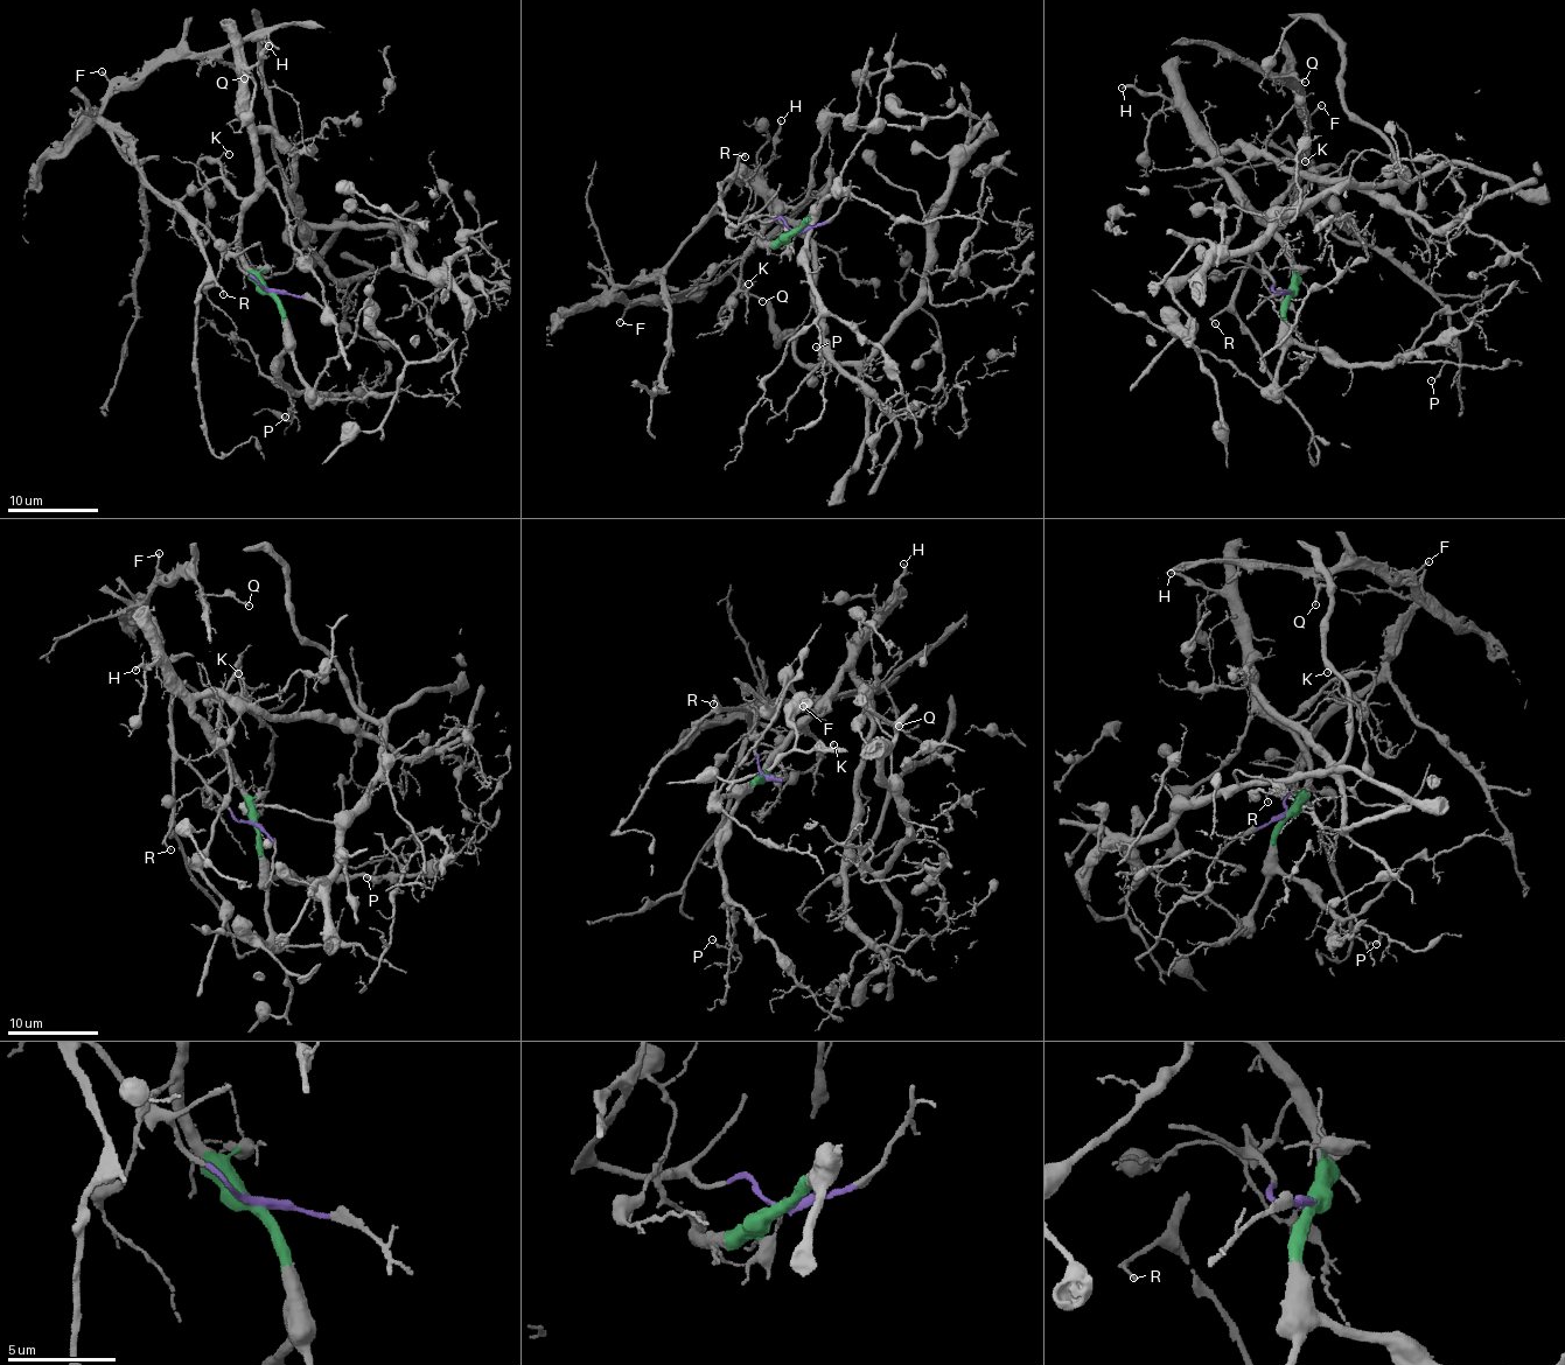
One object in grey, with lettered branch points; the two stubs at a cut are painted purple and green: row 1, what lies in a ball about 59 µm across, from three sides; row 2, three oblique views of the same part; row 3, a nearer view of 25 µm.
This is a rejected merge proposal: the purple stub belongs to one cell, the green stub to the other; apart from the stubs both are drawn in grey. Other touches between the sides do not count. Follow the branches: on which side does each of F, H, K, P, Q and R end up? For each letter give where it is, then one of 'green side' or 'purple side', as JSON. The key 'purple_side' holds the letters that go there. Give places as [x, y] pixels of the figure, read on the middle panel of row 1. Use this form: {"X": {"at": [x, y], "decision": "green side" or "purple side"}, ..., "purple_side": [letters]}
{"F": {"at": [620, 322], "decision": "purple side"}, "H": {"at": [781, 120], "decision": "green side"}, "K": {"at": [748, 284], "decision": "green side"}, "P": {"at": [816, 347], "decision": "green side"}, "Q": {"at": [762, 301], "decision": "purple side"}, "R": {"at": [745, 156], "decision": "purple side"}, "purple_side": ["F", "Q", "R"]}

